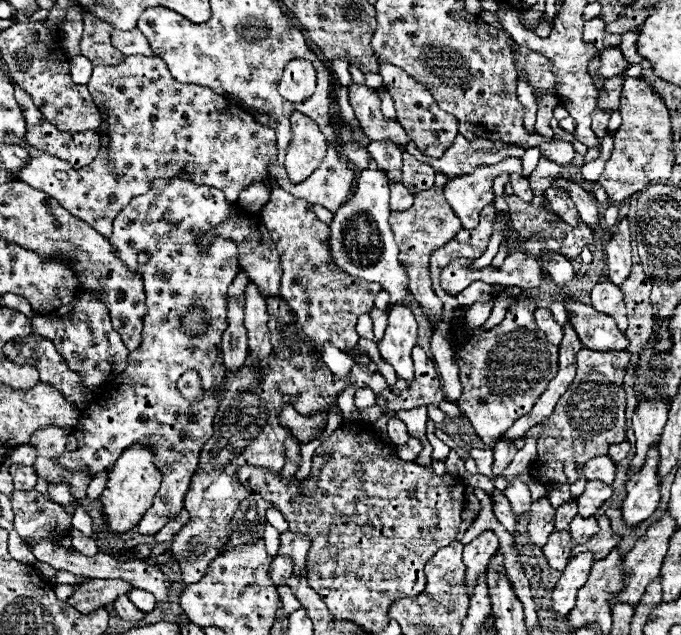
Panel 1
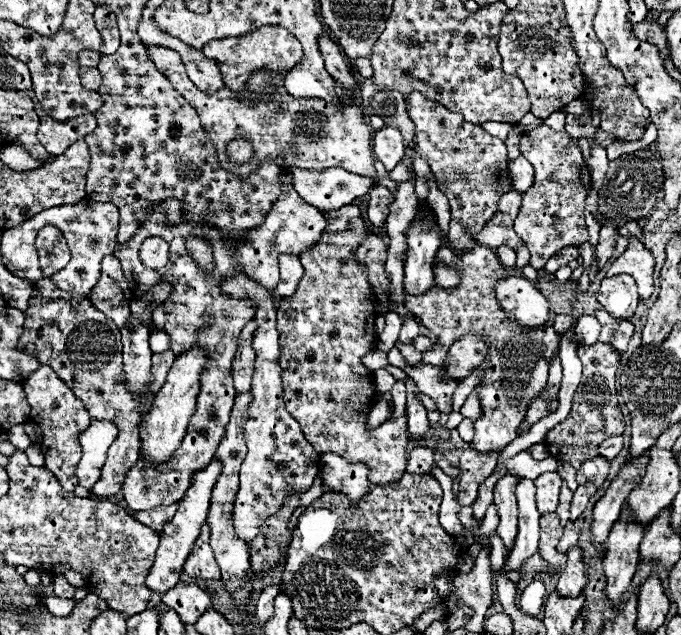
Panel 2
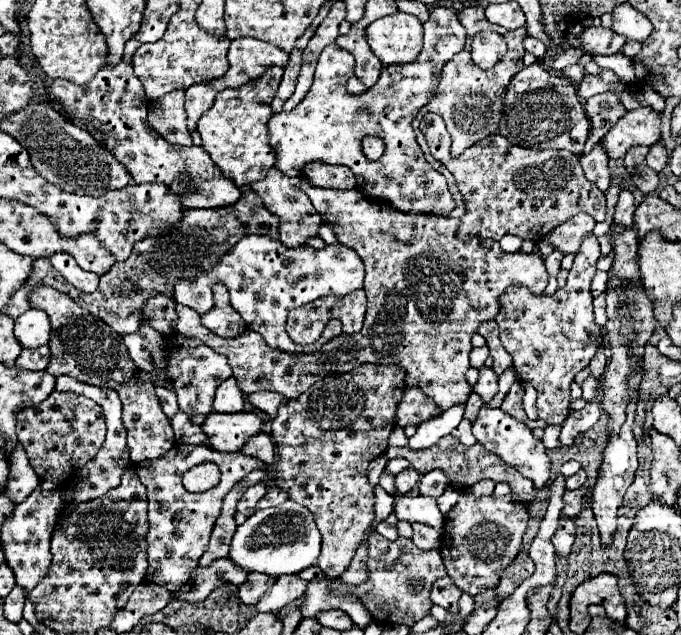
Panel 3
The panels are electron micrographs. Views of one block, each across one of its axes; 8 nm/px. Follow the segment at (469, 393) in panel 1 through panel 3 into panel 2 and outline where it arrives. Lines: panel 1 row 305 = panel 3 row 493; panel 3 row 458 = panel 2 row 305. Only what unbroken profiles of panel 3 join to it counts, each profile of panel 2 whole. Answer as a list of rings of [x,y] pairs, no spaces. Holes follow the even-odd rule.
[[[476,246],[460,258],[458,266],[454,264],[450,248],[440,248],[436,258],[442,258],[450,268],[456,268],[462,282],[452,290],[432,286],[424,296],[406,296],[406,308],[432,332],[434,338],[434,346],[424,352],[422,362],[444,364],[448,348],[454,344],[454,340],[460,340],[460,336],[466,336],[468,332],[476,332],[476,336],[484,336],[484,340],[488,340],[486,358],[490,360],[490,368],[476,386],[482,414],[474,422],[474,440],[470,442],[470,446],[474,446],[478,452],[488,454],[492,450],[506,448],[516,438],[516,428],[520,426],[526,410],[536,394],[540,394],[546,386],[548,362],[544,358],[544,328],[524,328],[500,308],[496,300],[496,282],[506,280],[510,274],[494,250]]]

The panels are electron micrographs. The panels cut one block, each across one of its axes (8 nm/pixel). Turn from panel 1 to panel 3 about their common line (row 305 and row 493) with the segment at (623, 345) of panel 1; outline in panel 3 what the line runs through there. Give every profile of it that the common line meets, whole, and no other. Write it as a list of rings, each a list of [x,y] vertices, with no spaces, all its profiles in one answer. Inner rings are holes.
[[[580,488],[580,490],[566,490],[563,496],[564,509],[562,514],[572,518],[572,516],[578,516],[578,512],[582,510],[582,498],[584,498],[586,490]]]

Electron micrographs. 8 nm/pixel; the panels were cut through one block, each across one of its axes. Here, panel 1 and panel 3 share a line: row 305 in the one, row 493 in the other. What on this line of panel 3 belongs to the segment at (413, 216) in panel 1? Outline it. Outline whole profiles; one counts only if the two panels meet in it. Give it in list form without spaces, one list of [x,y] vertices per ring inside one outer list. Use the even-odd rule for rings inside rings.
[[[432,470],[422,476],[420,494],[426,498],[438,498],[446,486],[448,486],[448,476],[444,476],[444,472],[440,470]]]

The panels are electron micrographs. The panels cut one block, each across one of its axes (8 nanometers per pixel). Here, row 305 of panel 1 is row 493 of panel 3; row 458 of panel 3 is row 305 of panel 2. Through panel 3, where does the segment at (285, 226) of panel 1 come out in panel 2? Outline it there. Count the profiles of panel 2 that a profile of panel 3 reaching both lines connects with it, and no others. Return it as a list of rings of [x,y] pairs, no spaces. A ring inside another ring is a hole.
[[[346,206],[346,208],[340,208],[336,212],[332,212],[332,216],[328,218],[328,224],[324,228],[324,236],[312,246],[308,248],[308,252],[302,252],[300,256],[300,262],[304,266],[304,278],[300,280],[298,284],[298,290],[294,292],[294,296],[282,300],[282,304],[278,306],[278,332],[280,332],[280,360],[278,364],[282,366],[282,384],[284,384],[284,402],[286,402],[286,408],[288,412],[294,416],[294,420],[302,426],[302,432],[306,436],[306,440],[316,448],[318,454],[324,454],[324,452],[336,452],[338,456],[344,456],[346,460],[352,460],[356,464],[364,464],[368,466],[368,480],[374,484],[374,486],[384,486],[384,484],[394,484],[402,478],[402,474],[406,472],[406,454],[408,454],[408,436],[406,436],[406,416],[394,420],[394,422],[384,422],[380,428],[372,430],[372,432],[366,432],[364,428],[364,422],[368,418],[368,412],[370,412],[370,406],[372,406],[372,400],[374,400],[374,394],[376,394],[376,386],[374,386],[374,378],[372,378],[372,372],[368,368],[362,366],[362,356],[366,356],[370,352],[370,346],[372,342],[376,340],[376,332],[374,332],[374,320],[376,320],[376,312],[374,312],[374,292],[370,288],[370,284],[366,282],[366,268],[358,266],[356,260],[354,260],[354,250],[356,246],[366,238],[364,236],[364,230],[366,230],[366,222],[362,218],[362,212],[360,208],[356,206]]]

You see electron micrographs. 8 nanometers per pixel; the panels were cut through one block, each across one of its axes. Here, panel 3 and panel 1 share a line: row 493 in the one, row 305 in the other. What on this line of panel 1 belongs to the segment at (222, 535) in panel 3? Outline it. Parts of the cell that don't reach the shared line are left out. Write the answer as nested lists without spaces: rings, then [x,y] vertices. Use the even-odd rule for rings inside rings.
[[[244,270],[236,276],[236,282],[232,282],[228,290],[228,328],[222,334],[222,356],[224,366],[228,372],[236,372],[242,368],[246,356],[248,356],[248,344],[246,344],[246,328],[244,328],[244,292],[248,286],[248,276]]]

